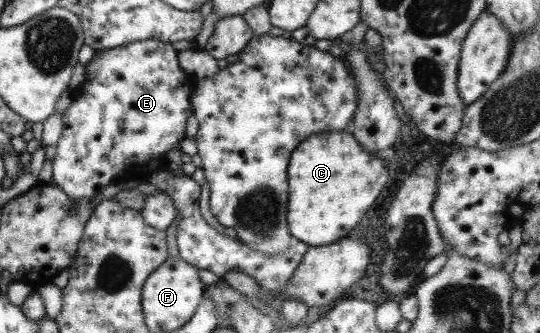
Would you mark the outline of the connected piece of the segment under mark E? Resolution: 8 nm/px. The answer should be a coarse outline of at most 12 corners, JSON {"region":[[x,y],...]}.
{"region":[[153,39],[96,50],[53,186],[93,198],[180,149],[194,80]]}

